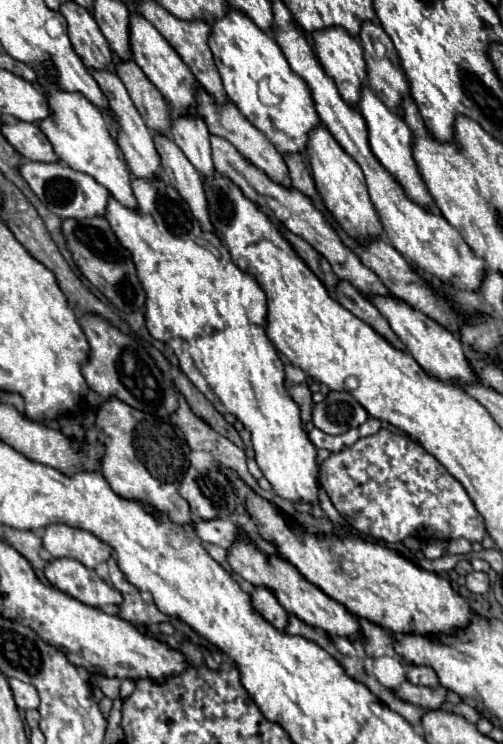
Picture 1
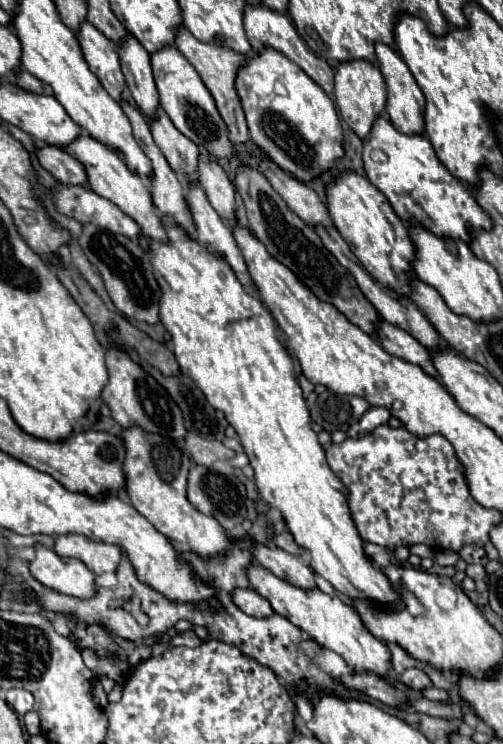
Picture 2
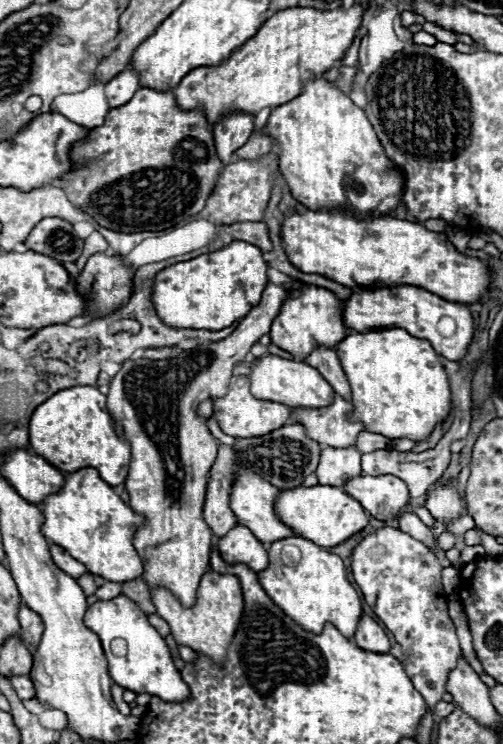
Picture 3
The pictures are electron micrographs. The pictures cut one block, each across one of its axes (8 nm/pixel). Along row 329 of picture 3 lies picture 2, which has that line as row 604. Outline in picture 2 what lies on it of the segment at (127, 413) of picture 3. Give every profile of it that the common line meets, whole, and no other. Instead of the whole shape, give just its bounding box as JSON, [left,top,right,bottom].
[234,588,274,618]

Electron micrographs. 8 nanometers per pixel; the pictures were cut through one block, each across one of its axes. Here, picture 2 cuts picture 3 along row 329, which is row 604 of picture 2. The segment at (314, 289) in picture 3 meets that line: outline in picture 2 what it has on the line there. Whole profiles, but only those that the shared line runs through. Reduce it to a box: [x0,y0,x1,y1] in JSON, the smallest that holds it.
[246,564,396,682]

